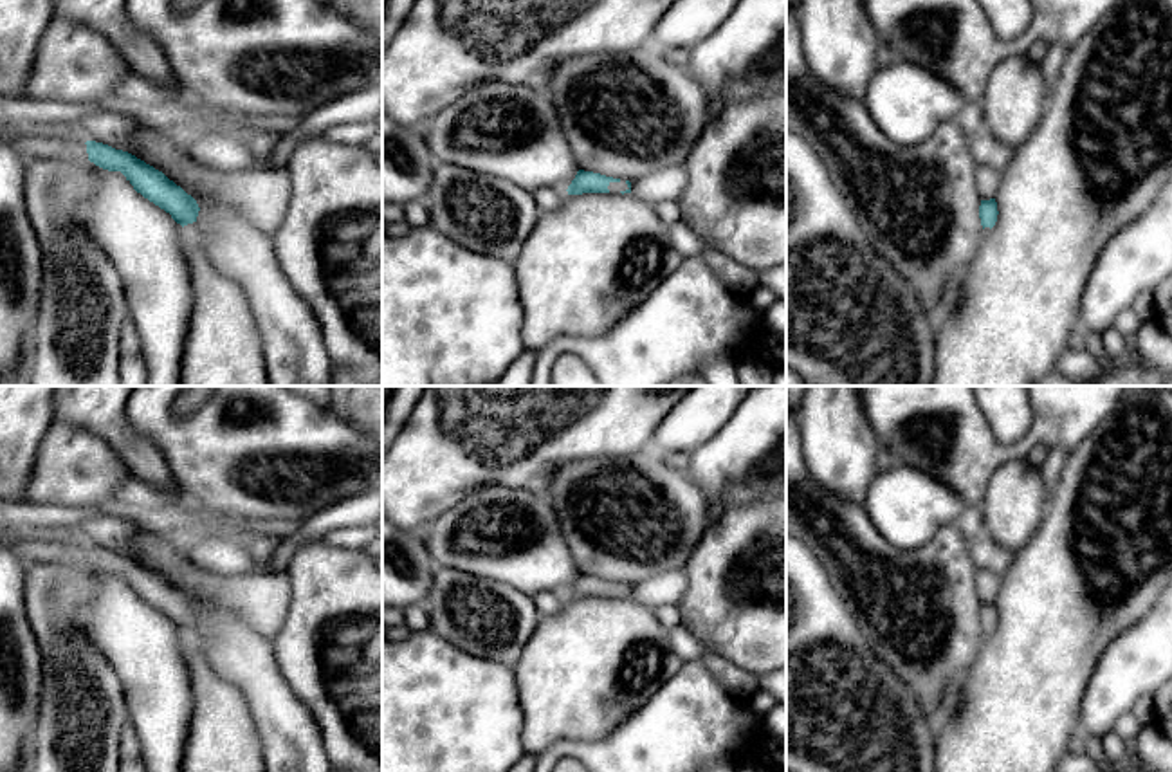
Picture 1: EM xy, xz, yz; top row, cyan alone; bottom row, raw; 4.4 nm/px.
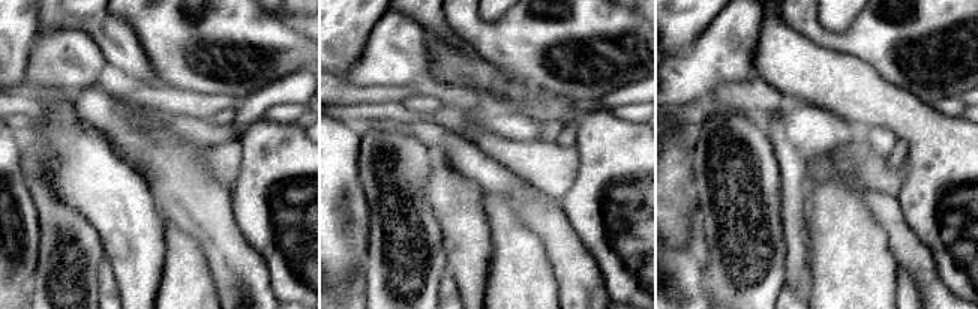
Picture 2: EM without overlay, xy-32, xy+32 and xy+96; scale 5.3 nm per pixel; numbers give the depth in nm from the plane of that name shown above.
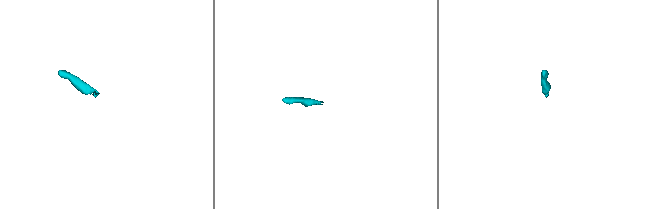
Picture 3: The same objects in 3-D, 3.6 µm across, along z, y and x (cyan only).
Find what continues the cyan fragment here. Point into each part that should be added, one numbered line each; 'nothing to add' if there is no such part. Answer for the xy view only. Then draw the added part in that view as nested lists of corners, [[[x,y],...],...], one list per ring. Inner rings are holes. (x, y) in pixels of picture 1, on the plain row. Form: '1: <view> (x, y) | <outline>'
nothing to add

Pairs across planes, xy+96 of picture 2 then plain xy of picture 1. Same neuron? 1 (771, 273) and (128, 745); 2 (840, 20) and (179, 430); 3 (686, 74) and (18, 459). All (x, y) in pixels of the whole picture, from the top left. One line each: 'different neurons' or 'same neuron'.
1: different neurons
2: different neurons
3: different neurons

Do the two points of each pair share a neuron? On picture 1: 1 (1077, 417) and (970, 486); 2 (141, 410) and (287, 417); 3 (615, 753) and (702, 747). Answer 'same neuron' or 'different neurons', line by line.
1: same neuron
2: same neuron
3: same neuron

